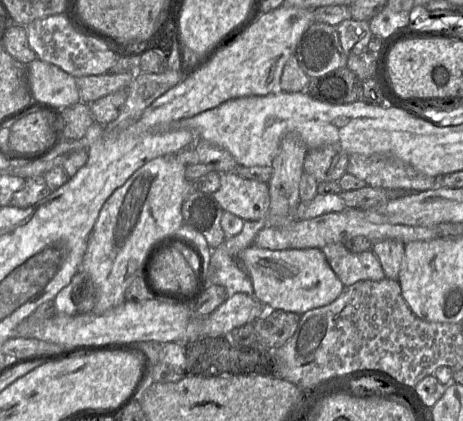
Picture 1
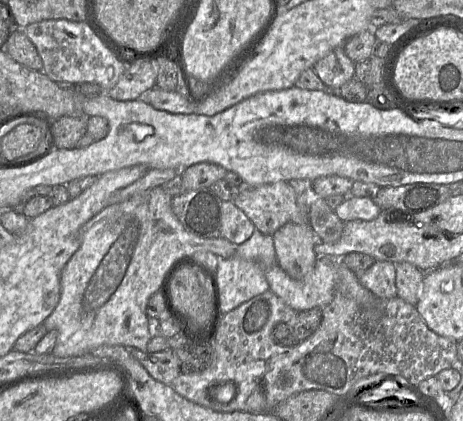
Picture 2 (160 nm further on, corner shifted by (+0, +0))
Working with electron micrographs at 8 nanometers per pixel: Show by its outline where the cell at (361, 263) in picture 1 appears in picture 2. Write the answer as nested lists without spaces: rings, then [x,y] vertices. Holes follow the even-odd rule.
[[[375,261],[359,278],[359,282],[375,296],[389,300],[397,296],[395,263]]]

